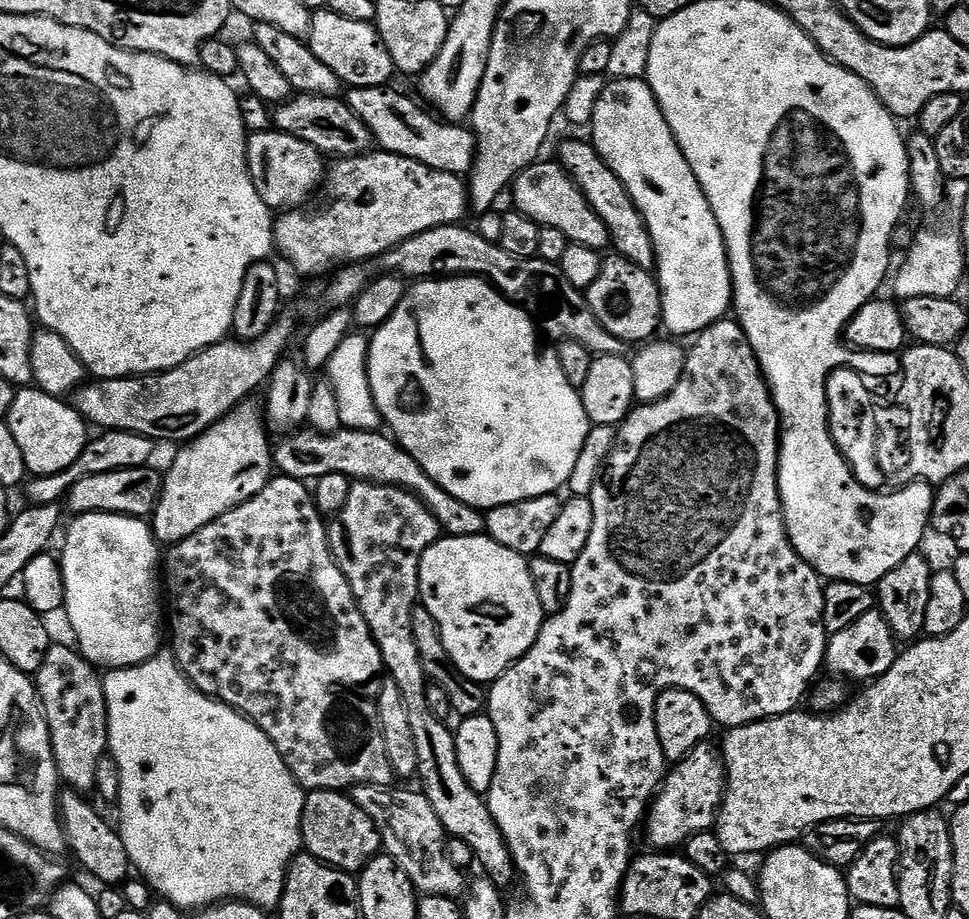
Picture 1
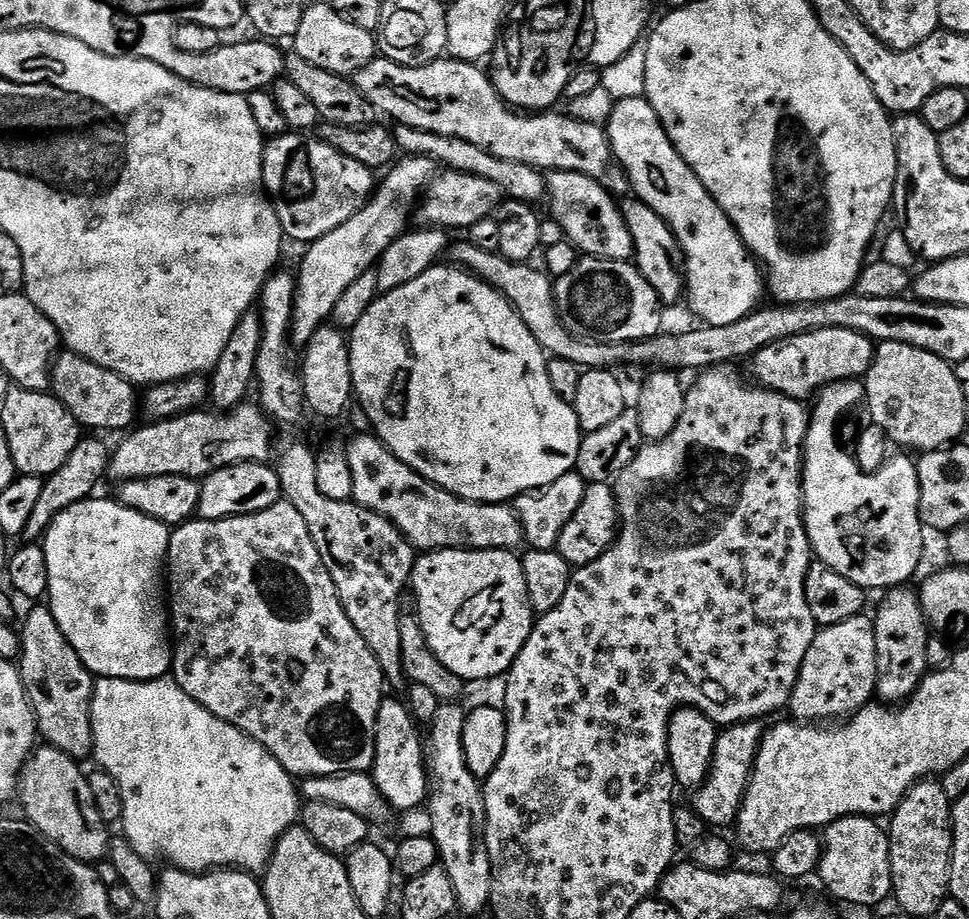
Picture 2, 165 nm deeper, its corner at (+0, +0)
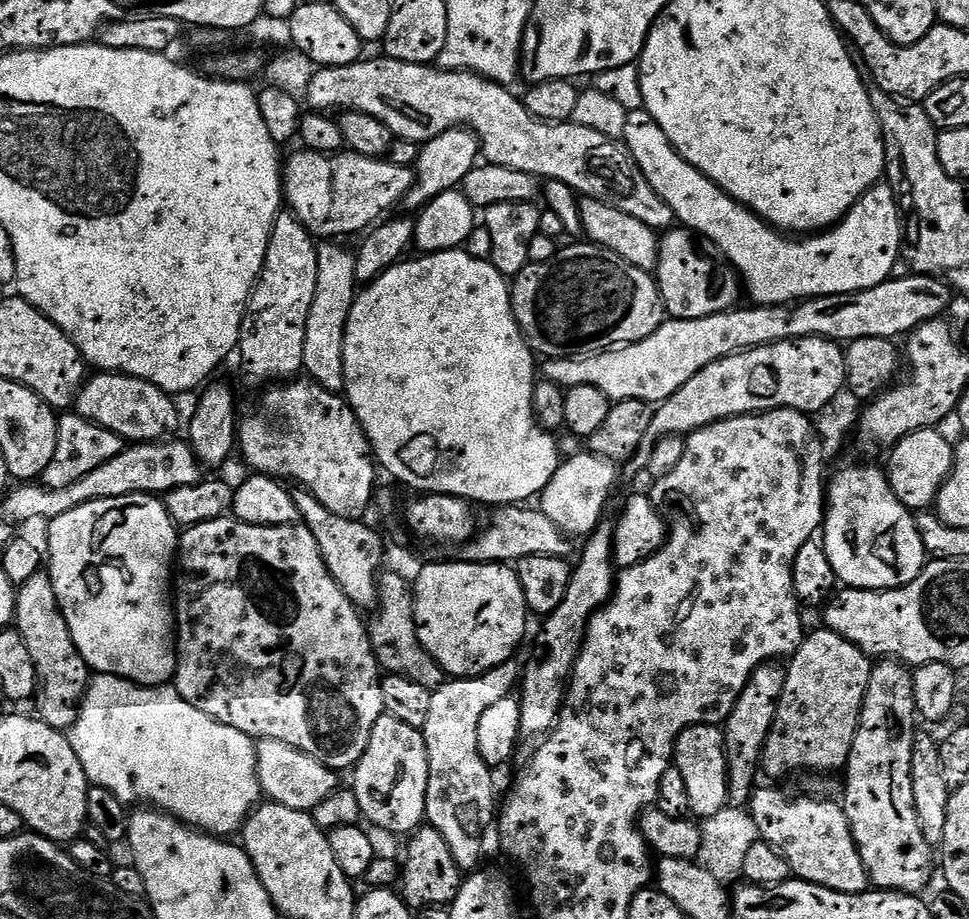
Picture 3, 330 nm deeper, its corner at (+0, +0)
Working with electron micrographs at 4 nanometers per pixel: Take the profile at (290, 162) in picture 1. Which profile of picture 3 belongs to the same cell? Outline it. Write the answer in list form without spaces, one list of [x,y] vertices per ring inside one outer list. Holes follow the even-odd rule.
[[[347,150],[332,155],[299,151],[289,160],[287,157],[283,165],[282,196],[292,215],[308,227],[314,238],[344,238],[340,236],[371,229],[388,214],[383,212],[390,211],[395,204],[403,201],[414,183],[412,168],[398,166],[387,158],[360,156]]]

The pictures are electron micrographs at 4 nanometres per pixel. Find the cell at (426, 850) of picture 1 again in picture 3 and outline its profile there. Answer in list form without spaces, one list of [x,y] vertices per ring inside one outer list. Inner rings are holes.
[[[277,740],[259,741],[255,745],[255,764],[256,777],[260,780],[261,793],[269,801],[282,806],[290,806],[299,812],[311,812],[314,806],[318,806],[318,802],[322,802],[332,792],[337,791],[338,788],[338,784],[336,784],[337,773],[333,769],[306,754],[302,754],[298,750],[294,750],[294,746],[286,746],[286,742],[278,742]]]

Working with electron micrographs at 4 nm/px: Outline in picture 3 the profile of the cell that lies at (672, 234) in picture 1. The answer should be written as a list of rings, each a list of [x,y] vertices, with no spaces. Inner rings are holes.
[[[641,110],[628,114],[622,140],[628,155],[642,170],[646,182],[650,182],[658,198],[670,206],[673,217],[683,227],[692,229],[697,236],[716,245],[719,255],[742,277],[747,295],[749,292],[756,299],[753,301],[757,305],[791,305],[793,302],[812,300],[816,296],[852,296],[887,280],[894,264],[902,258],[902,208],[898,203],[896,189],[887,182],[875,184],[869,192],[865,192],[839,224],[807,238],[789,238],[771,227],[767,220],[760,219],[755,212],[739,204],[732,196],[726,195],[694,166],[687,164],[672,149],[666,134],[662,134],[658,122],[654,122],[648,112]]]

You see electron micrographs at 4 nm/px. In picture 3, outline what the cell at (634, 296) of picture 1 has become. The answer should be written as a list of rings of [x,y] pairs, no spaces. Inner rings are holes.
[[[572,242],[569,248],[561,247],[559,251],[557,251],[556,256],[550,258],[550,262],[538,262],[537,264],[528,263],[528,265],[514,277],[510,284],[512,309],[514,310],[514,318],[520,327],[520,333],[524,336],[524,341],[526,341],[528,347],[532,349],[533,353],[544,360],[565,360],[566,358],[576,358],[577,356],[592,356],[595,352],[606,352],[609,348],[618,348],[626,344],[637,344],[642,338],[654,334],[654,330],[658,330],[666,319],[664,303],[660,301],[660,291],[656,288],[655,279],[653,279],[649,273],[630,266],[625,260],[618,258],[610,250],[600,247],[599,244],[591,242],[583,242],[584,244],[576,243],[580,242]]]

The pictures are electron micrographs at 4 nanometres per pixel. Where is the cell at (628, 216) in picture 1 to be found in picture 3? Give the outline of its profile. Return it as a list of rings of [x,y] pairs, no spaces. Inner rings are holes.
[[[673,226],[660,236],[654,279],[665,313],[673,320],[706,318],[729,311],[741,303],[742,288],[737,273],[718,254],[716,245],[683,226]]]

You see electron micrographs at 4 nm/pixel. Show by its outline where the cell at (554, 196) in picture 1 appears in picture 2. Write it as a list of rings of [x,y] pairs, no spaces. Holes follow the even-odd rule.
[[[574,170],[548,172],[546,176],[546,204],[552,207],[551,219],[562,226],[569,244],[576,247],[577,253],[584,256],[597,256],[600,260],[627,260],[634,257],[634,238],[630,234],[630,226],[626,226],[624,215],[620,213],[617,197],[608,192],[594,178]]]

